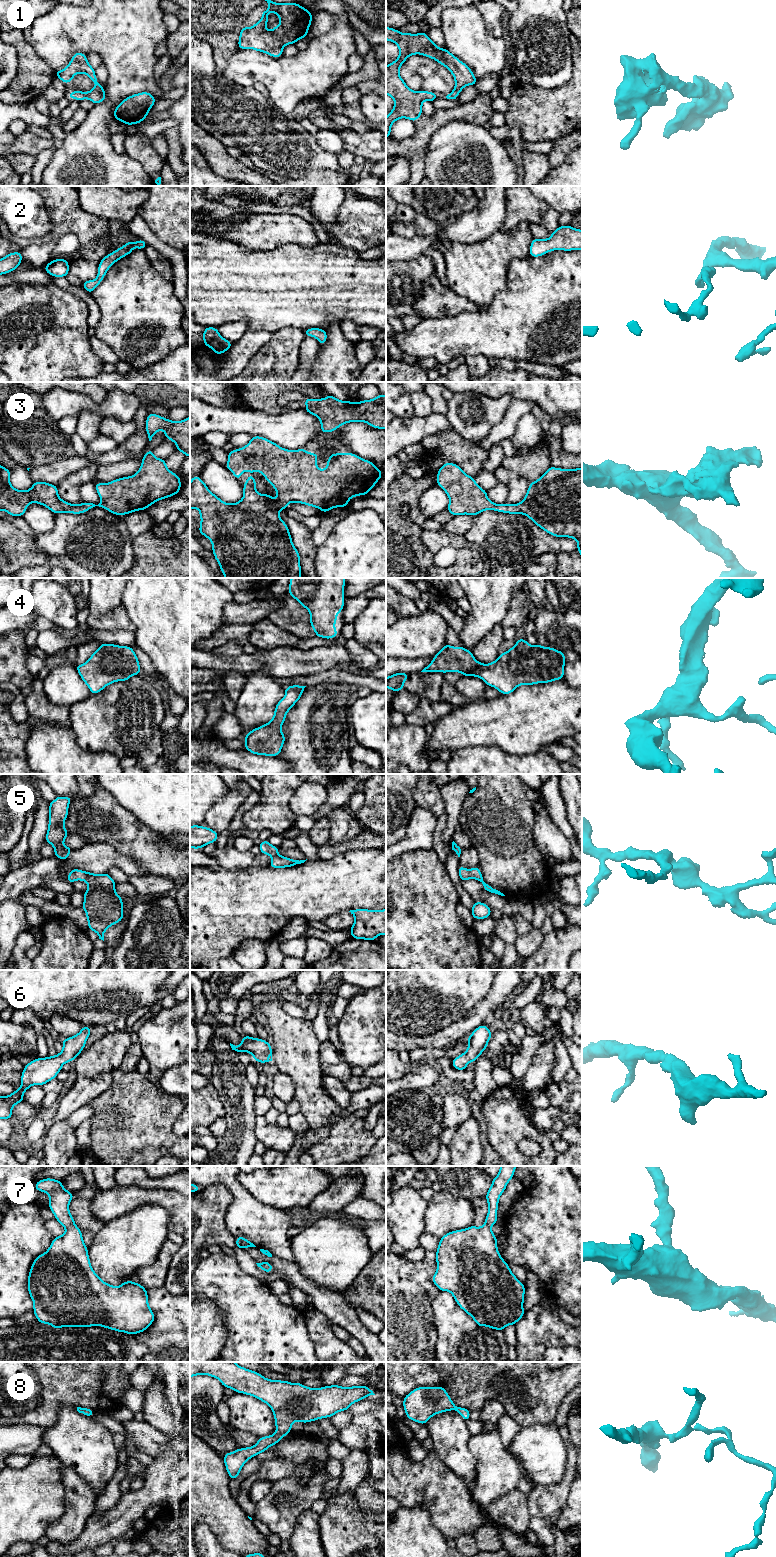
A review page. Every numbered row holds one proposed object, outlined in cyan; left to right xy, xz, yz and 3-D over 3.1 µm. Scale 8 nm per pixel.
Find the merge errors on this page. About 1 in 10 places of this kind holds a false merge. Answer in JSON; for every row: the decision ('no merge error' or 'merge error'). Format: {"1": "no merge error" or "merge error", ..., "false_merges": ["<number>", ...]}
{"1": "no merge error", "2": "no merge error", "3": "no merge error", "4": "no merge error", "5": "no merge error", "6": "no merge error", "7": "no merge error", "8": "no merge error", "false_merges": []}

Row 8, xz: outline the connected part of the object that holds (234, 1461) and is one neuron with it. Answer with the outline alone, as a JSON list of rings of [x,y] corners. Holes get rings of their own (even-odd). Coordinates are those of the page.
[[[190,1362],[190,1377],[197,1375],[217,1378],[225,1388],[259,1399],[266,1403],[274,1414],[276,1432],[273,1435],[260,1437],[254,1446],[239,1448],[223,1456],[227,1473],[232,1480],[238,1477],[242,1467],[249,1459],[263,1453],[289,1434],[294,1422],[300,1421],[305,1424],[326,1417],[330,1418],[338,1412],[348,1410],[353,1403],[370,1395],[375,1395],[366,1385],[342,1387],[336,1384],[321,1388],[310,1388],[302,1383],[271,1380],[256,1371],[239,1366],[235,1362]]]

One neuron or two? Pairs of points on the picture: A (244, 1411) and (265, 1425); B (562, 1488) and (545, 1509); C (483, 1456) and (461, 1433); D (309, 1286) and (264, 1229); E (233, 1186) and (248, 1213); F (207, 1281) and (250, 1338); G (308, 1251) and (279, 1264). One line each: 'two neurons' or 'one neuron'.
A: one neuron
B: one neuron
C: two neurons
D: two neurons
E: one neuron
F: one neuron
G: two neurons

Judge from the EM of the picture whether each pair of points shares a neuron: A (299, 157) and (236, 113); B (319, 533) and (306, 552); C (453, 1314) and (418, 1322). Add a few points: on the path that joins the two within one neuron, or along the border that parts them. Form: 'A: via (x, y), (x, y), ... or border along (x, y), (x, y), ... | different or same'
A: via (283, 147), (267, 133), (252, 124) | same
B: border along (311, 533), (311, 539), (316, 547) | different
C: border along (437, 1295), (431, 1303), (435, 1341) | different

